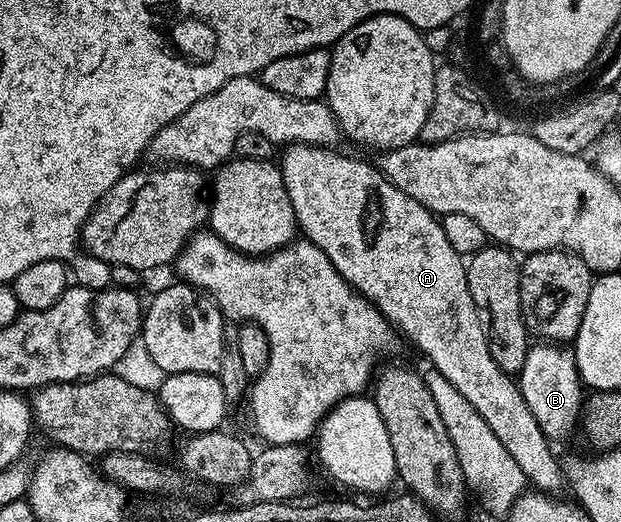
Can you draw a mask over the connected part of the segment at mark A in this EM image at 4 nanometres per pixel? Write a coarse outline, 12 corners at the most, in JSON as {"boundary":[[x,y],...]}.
{"boundary":[[333,147],[280,156],[298,232],[564,488],[439,217]]}

